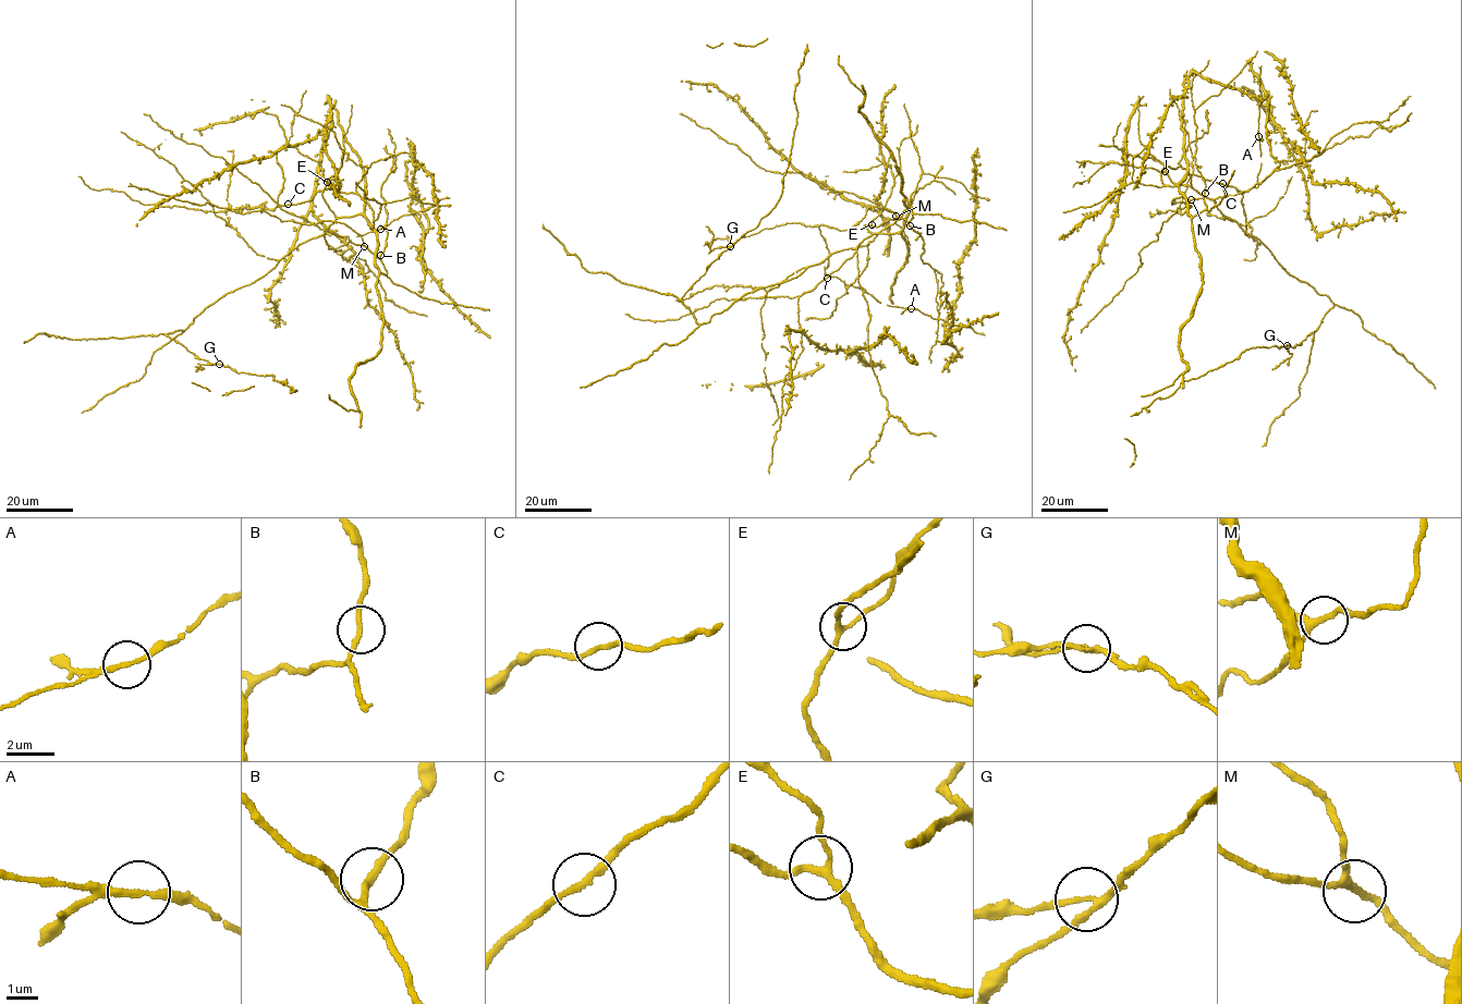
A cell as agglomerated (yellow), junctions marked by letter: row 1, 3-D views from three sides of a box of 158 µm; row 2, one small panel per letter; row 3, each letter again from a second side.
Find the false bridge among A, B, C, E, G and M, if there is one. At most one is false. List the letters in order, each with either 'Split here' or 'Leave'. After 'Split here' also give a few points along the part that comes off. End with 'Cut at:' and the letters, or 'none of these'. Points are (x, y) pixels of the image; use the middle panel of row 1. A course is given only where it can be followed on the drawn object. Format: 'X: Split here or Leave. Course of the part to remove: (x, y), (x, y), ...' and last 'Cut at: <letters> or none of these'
A: Leave
B: Leave
C: Leave
E: Leave
G: Split here. Course of the part to remove: (730, 246), (710, 250), (714, 234), (706, 227)
M: Leave
Cut at: G

